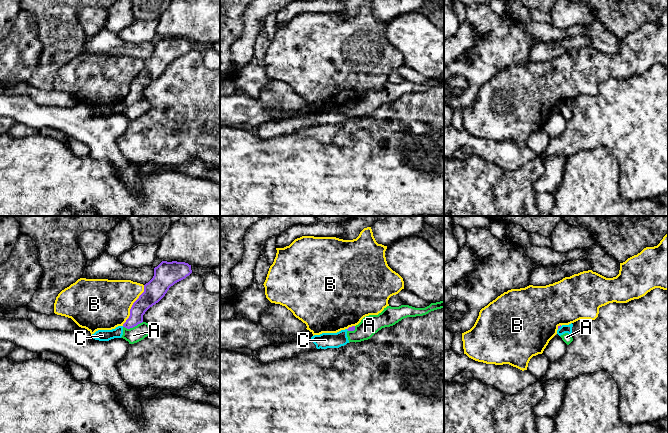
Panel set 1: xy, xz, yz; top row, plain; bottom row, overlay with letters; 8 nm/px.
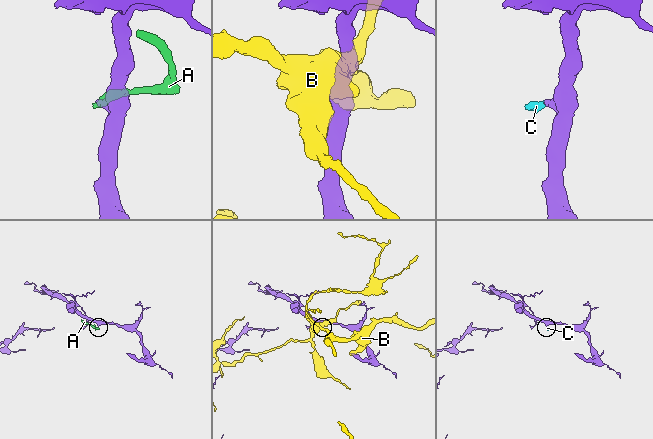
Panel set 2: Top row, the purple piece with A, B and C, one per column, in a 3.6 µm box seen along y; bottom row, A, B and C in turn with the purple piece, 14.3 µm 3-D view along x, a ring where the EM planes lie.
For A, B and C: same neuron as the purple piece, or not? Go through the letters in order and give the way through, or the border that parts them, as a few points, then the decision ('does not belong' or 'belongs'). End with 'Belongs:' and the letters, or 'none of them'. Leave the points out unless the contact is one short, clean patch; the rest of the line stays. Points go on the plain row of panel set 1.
A: border along xy (142, 97), (129, 104), (123, 103); does not belong
B: does not belong
C: border along yz (561, 102), (558, 105); does not belong
Belongs: none of them

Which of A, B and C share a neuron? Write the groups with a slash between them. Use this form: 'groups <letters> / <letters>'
groups A C / B

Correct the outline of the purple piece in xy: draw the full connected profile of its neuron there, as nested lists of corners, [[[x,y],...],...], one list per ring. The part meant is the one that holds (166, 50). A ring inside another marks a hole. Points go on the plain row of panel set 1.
[[[162,37],[154,44],[153,54],[144,61],[144,68],[133,79],[130,92],[123,103],[130,105],[143,98],[145,88],[158,79],[175,59],[192,49],[191,41],[185,38]]]

